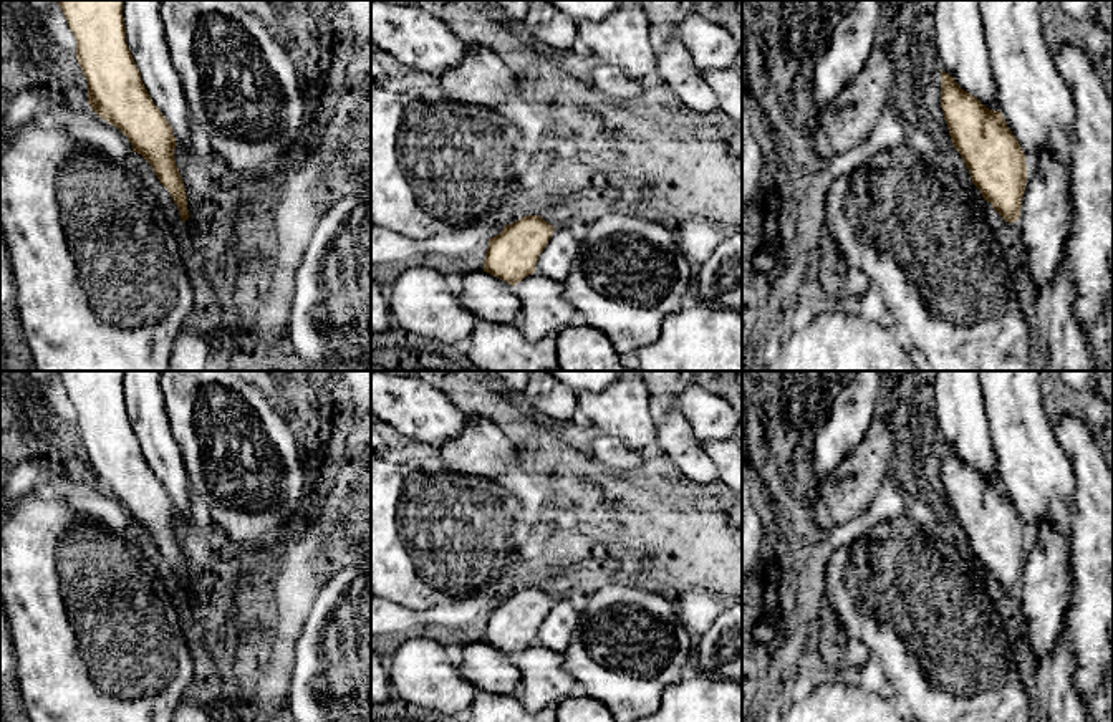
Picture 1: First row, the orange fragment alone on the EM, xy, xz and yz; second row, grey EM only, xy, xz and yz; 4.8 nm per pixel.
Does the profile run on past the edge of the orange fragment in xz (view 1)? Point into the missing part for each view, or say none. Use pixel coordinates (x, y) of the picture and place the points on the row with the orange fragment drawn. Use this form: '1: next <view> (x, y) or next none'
1: next none

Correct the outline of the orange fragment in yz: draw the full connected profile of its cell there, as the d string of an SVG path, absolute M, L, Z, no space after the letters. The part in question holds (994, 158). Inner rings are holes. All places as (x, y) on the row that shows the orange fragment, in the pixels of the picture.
M941 71L941 108L952 146L984 200L1009 224L1019 220L1027 182L1025 154L1000 111L985 108Z

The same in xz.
M525 215L510 225L504 225L499 235L489 238L484 272L512 286L533 275L537 260L553 229L540 215Z

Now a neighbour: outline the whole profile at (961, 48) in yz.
M936 0L932 20L939 70L985 108L1000 111L980 0Z

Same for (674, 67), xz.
M676 35L656 50L656 79L669 84L677 99L689 109L702 113L719 109L712 88Z

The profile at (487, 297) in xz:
M484 270L464 273L457 296L477 320L513 323L520 315L520 298L513 286Z

